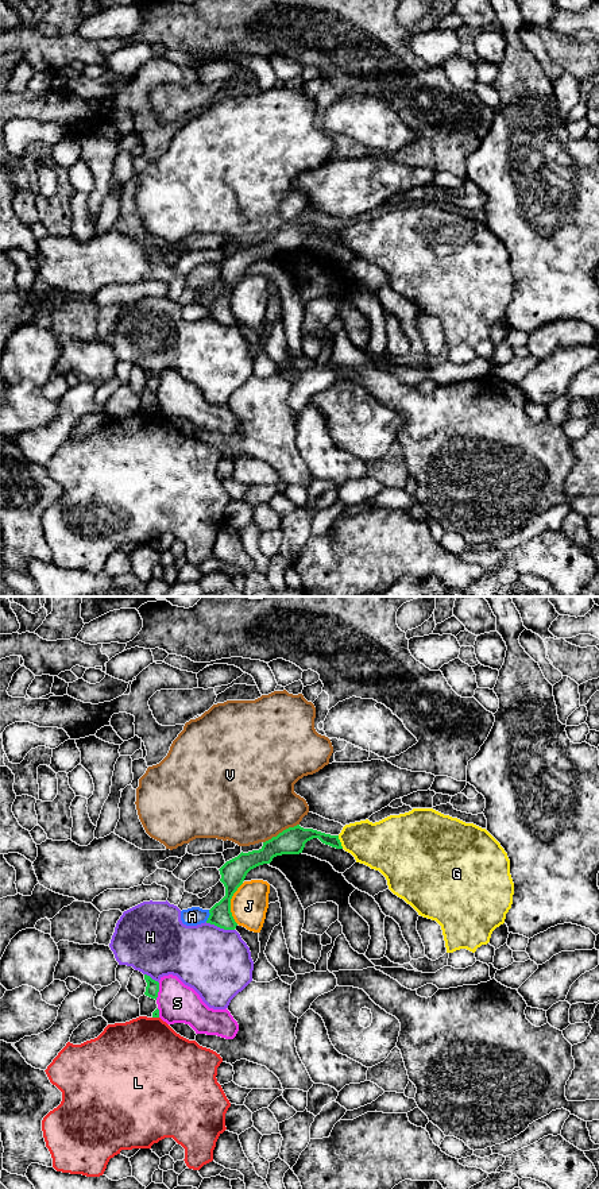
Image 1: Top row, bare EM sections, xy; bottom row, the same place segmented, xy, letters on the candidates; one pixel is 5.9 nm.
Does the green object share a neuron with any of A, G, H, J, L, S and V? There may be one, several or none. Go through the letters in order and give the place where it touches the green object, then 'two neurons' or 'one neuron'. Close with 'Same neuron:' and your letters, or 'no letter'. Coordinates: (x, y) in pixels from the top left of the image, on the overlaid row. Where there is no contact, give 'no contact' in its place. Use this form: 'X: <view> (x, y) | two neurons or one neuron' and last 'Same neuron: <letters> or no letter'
A: xy (209, 915) | two neurons
G: xy (340, 842) | two neurons
H: xy (220, 927) | two neurons
J: xy (230, 903) | two neurons
L: xy (155, 1016) | two neurons
S: xy (158, 991) | two neurons
V: xy (282, 832) | two neurons
Same neuron: no letter

